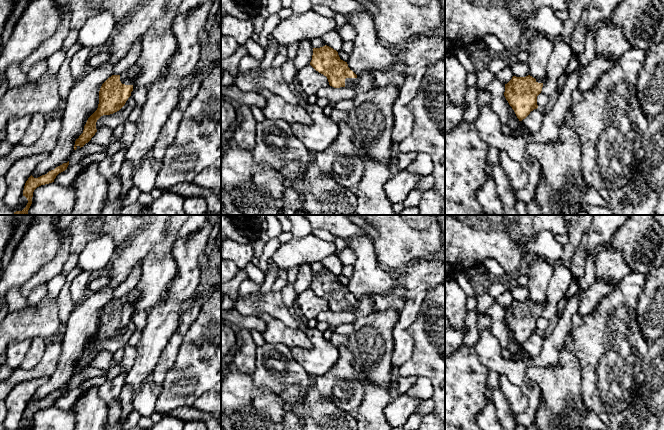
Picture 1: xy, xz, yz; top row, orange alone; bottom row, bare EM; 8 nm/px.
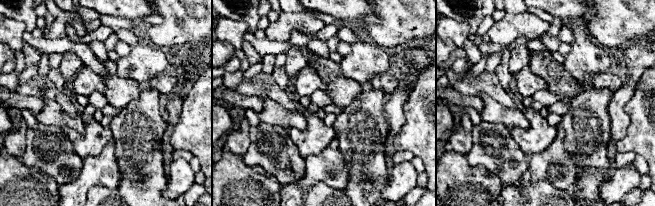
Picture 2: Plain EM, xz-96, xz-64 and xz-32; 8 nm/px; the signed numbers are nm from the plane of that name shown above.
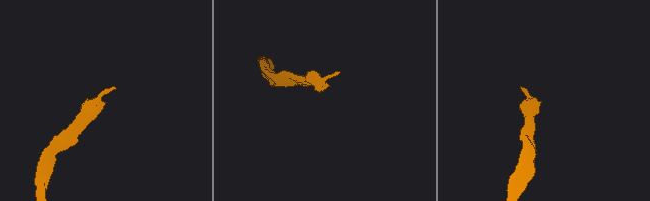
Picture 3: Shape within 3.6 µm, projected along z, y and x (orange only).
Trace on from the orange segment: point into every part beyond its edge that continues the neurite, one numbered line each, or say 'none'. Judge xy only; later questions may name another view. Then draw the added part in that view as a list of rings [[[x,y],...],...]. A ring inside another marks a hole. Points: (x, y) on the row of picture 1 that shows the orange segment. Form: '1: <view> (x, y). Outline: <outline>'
1: xy (125, 78). Outline: [[[127,71],[120,74],[120,81],[125,85],[133,85],[131,76],[127,73]]]

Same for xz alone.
1: xz (349, 82). Outline: [[[346,78],[345,87],[352,87],[354,85],[356,78]]]

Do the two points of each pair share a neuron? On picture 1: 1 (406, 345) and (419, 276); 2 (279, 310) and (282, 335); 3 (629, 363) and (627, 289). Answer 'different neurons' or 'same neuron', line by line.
1: same neuron
2: different neurons
3: same neuron

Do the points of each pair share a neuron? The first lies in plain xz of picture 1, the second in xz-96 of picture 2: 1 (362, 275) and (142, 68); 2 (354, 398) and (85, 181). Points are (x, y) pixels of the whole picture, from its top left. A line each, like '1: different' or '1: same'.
1: same
2: same

